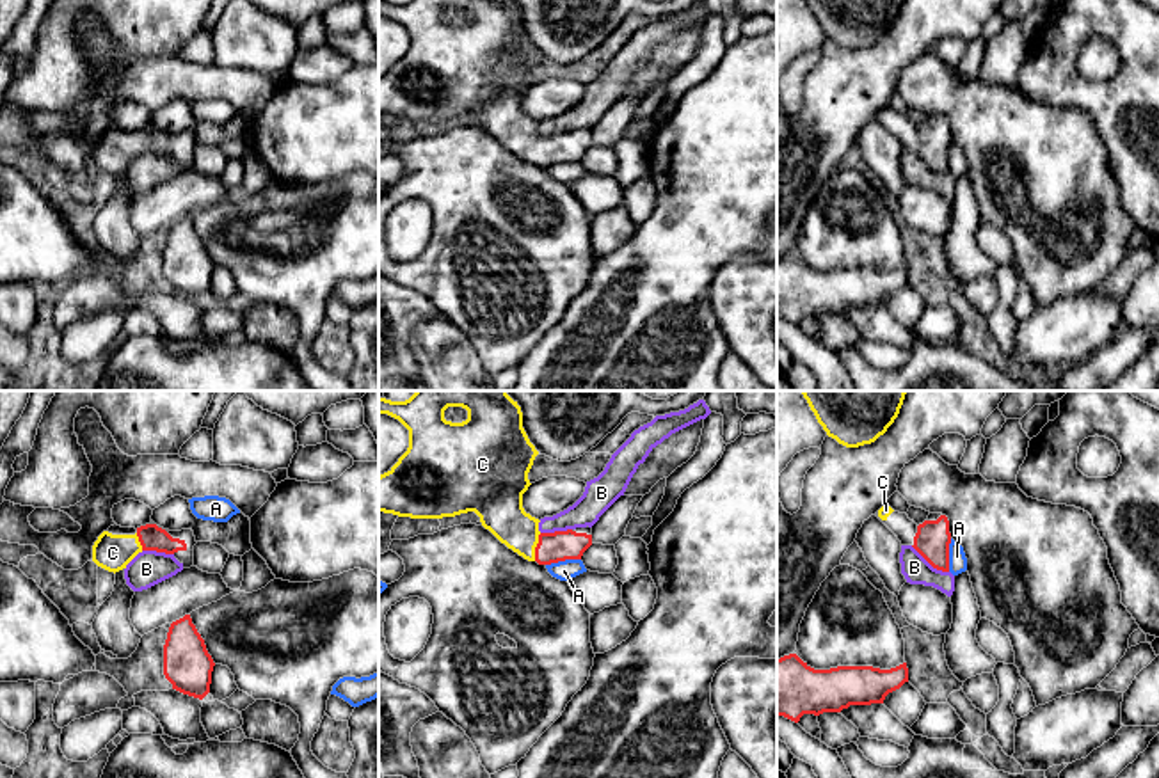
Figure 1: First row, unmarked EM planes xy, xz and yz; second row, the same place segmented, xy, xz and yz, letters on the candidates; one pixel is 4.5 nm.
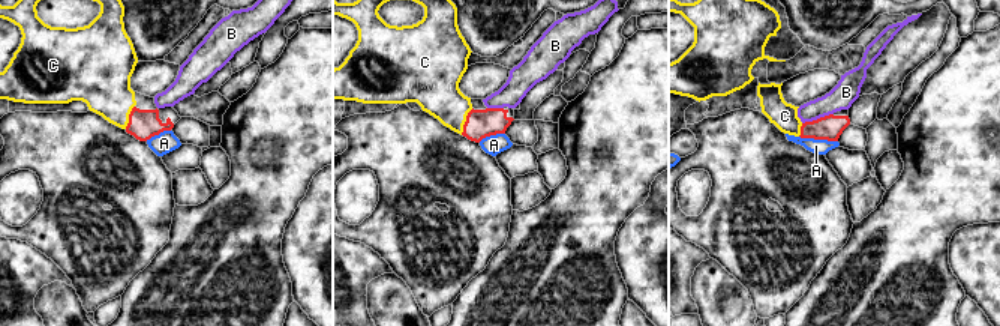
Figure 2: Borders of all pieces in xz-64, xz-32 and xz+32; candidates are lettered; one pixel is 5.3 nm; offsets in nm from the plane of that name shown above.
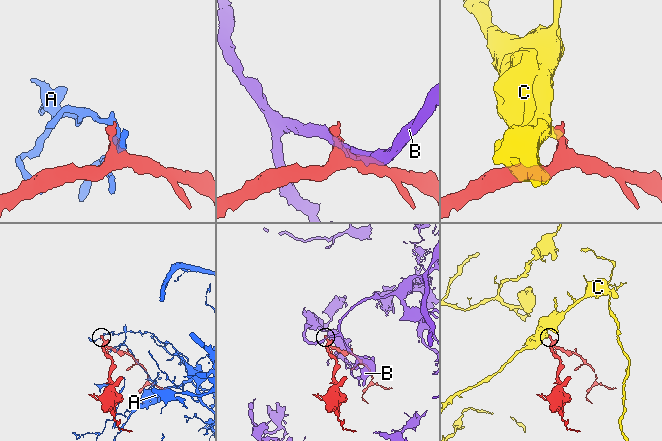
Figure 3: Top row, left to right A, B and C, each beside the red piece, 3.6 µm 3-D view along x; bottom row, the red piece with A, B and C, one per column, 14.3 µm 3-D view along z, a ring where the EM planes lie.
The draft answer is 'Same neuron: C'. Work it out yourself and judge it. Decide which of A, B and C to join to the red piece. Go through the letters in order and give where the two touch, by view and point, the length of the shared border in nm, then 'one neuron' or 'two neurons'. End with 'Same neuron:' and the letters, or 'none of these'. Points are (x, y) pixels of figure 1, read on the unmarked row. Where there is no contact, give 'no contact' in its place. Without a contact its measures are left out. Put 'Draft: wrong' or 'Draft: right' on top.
Draft: right
A: xz (562, 162) | 160 nm | two neurons
B: yz (930, 166) | 220 nm | two neurons
C: xz (535, 150) | 130 nm | one neuron
Same neuron: C

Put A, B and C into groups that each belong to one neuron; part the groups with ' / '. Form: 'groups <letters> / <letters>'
groups A / B / C

